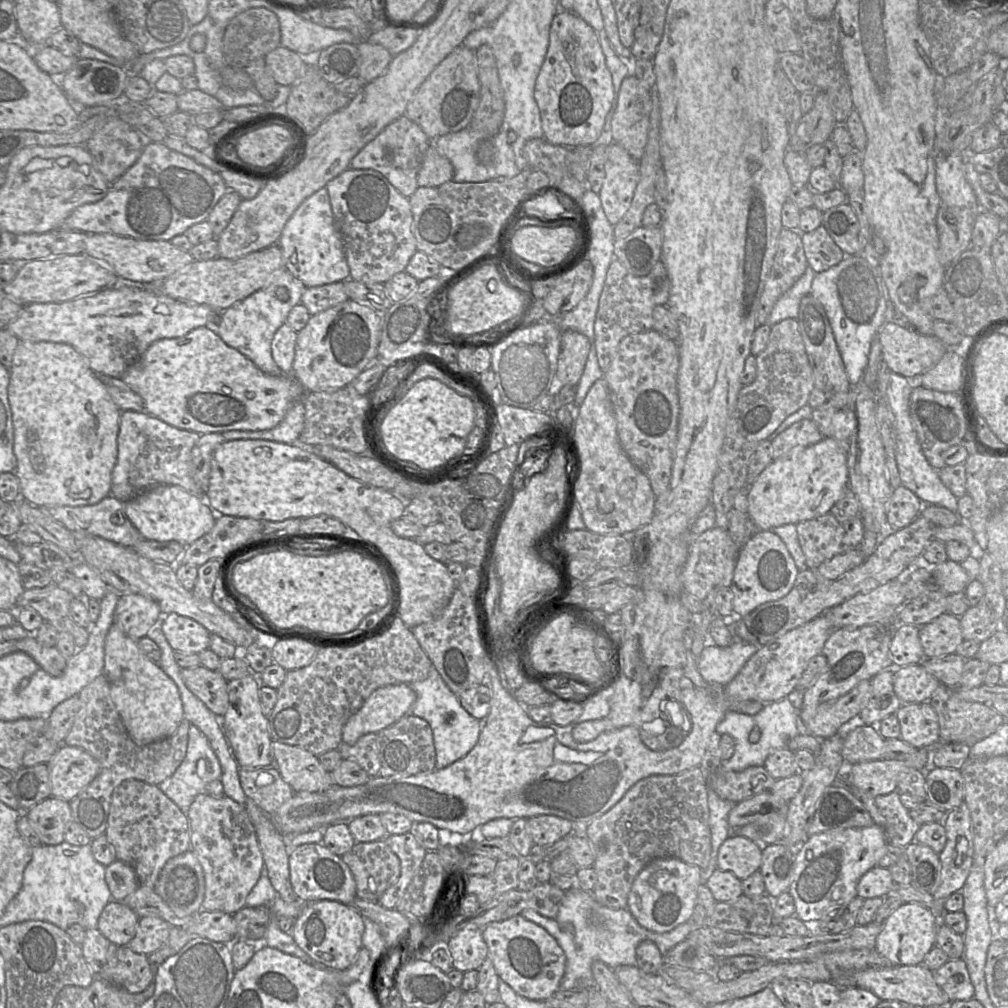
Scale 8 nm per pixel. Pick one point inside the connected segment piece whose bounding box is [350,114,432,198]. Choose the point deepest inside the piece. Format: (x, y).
(397, 152)

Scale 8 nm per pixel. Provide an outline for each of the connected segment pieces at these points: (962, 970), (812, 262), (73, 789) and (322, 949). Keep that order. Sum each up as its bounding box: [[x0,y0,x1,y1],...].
[[934,958,974,1002],[802,225,846,273],[46,745,98,802],[291,900,365,970]]

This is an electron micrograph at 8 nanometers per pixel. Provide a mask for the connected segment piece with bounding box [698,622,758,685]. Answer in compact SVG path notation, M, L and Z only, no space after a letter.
M734 622L730 626L733 637L731 645L705 646L701 652L698 658L698 670L705 681L728 684L758 650L758 647L744 641L736 634L736 625L737 622Z

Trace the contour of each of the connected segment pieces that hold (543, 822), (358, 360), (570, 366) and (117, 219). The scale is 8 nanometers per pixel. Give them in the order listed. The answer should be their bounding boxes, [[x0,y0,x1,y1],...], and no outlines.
[[526,815,573,846],[292,299,382,392],[557,330,590,386],[59,142,228,241]]

